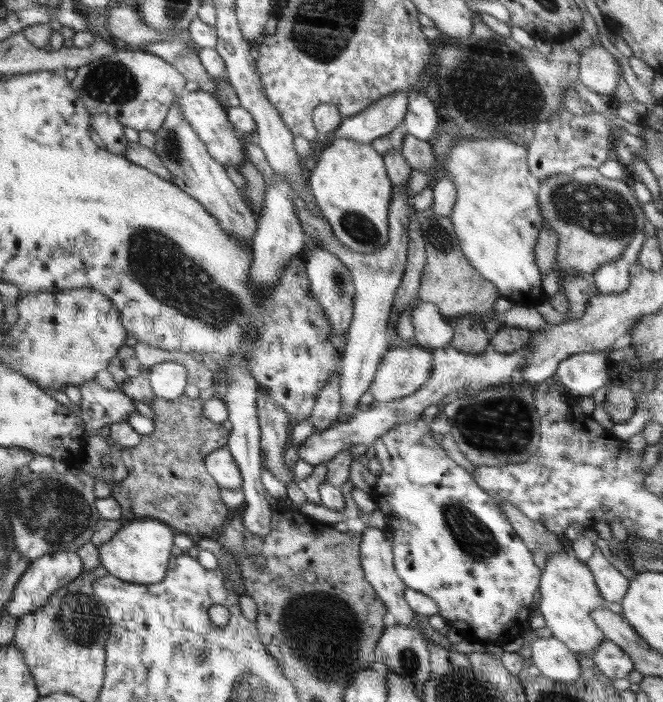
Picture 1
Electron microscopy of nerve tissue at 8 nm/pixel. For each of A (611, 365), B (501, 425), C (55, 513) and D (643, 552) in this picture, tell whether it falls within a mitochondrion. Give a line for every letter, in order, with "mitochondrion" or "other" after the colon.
A: other
B: mitochondrion
C: mitochondrion
D: mitochondrion

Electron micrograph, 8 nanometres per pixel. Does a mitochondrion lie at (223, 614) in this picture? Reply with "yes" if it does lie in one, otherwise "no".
no

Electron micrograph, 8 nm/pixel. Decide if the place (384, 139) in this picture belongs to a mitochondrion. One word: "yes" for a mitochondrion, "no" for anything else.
no

